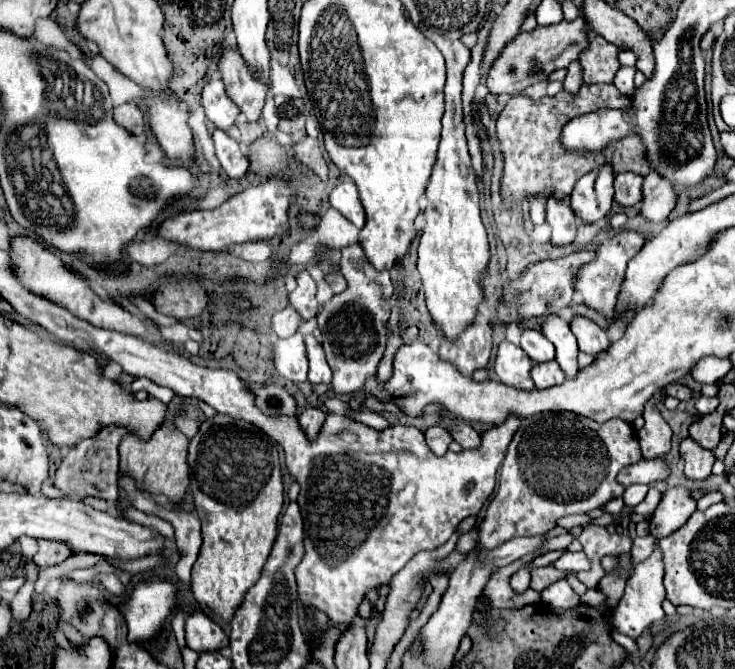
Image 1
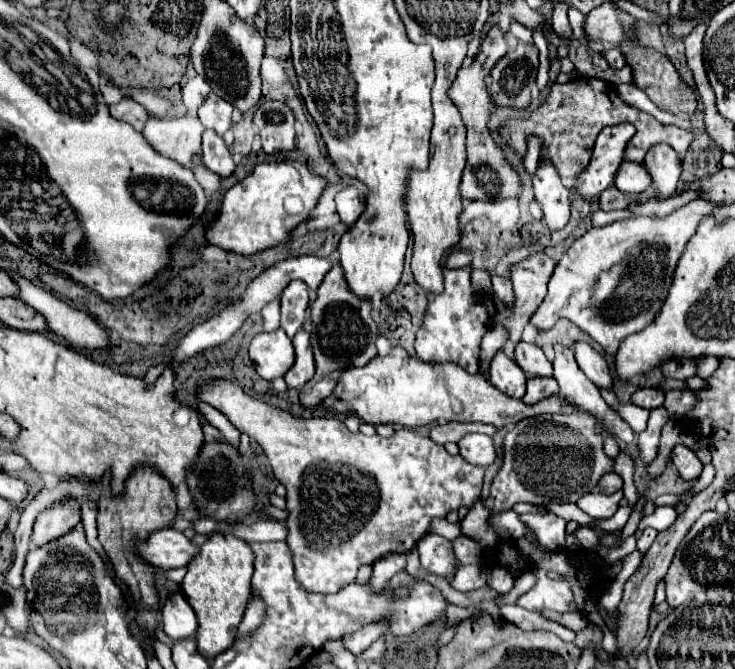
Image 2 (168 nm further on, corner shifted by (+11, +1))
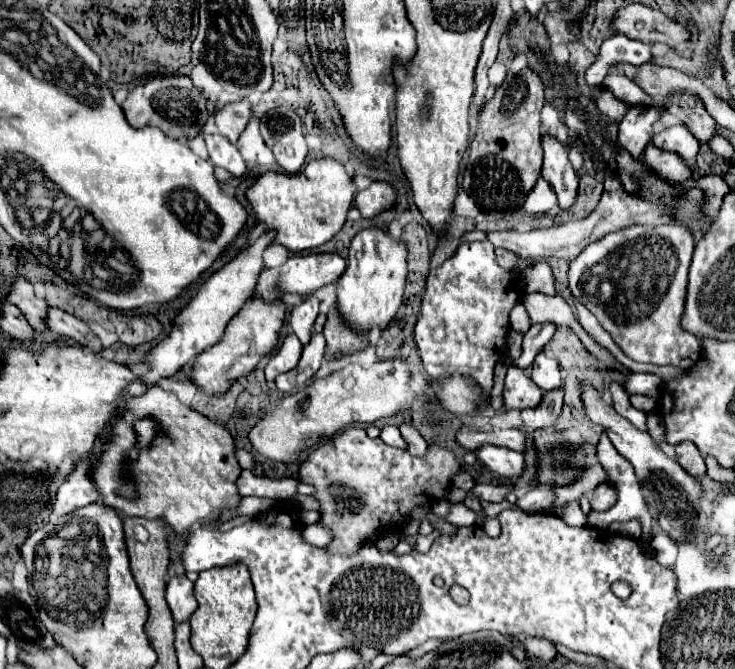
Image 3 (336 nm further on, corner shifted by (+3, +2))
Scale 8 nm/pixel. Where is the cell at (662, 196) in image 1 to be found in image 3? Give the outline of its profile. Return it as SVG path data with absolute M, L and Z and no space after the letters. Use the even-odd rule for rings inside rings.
M683 124L665 128L663 132L655 134L653 144L661 150L669 150L669 152L679 154L685 162L691 162L699 152L699 142L691 136L691 132Z

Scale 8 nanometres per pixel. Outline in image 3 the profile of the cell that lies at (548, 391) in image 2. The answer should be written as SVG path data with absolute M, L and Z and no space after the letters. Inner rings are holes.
M561 388L551 390L551 392L543 392L543 398L535 408L525 408L521 412L523 424L533 430L553 426L555 418L559 416L561 404L563 404L563 390Z

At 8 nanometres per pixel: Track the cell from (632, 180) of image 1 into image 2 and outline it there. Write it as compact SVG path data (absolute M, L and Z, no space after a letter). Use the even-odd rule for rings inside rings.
M623 161L617 175L615 175L615 185L623 193L641 193L649 189L653 179L649 177L649 171L645 169L643 163L633 163L633 161Z

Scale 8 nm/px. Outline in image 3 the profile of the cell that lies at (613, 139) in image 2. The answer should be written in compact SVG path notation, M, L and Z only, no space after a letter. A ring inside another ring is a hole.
M633 106L619 124L617 148L629 152L633 158L639 158L653 136L653 122L659 118L661 112L657 108Z

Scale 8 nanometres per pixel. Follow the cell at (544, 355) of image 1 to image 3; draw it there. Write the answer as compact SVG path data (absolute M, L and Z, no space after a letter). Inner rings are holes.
M539 352L533 360L533 370L531 370L533 382L541 390L553 390L561 386L561 374L559 374L559 364L553 358L547 358L543 352Z

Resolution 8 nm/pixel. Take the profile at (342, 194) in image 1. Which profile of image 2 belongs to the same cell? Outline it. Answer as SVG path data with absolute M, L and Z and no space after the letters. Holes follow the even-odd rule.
M347 185L343 191L339 191L335 195L335 203L337 203L337 213L341 221L345 225L353 225L365 209L365 201L367 201L365 195L355 185Z

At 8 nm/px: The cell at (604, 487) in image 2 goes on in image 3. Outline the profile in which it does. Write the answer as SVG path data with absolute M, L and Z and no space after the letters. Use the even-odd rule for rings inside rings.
M603 482L595 488L591 496L591 508L593 510L609 510L617 502L617 490L611 482Z

